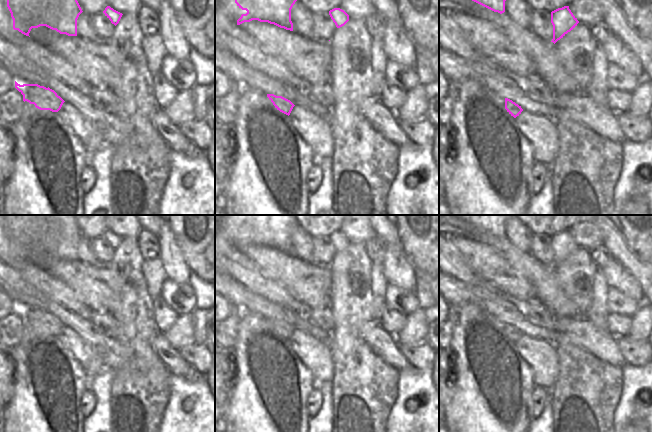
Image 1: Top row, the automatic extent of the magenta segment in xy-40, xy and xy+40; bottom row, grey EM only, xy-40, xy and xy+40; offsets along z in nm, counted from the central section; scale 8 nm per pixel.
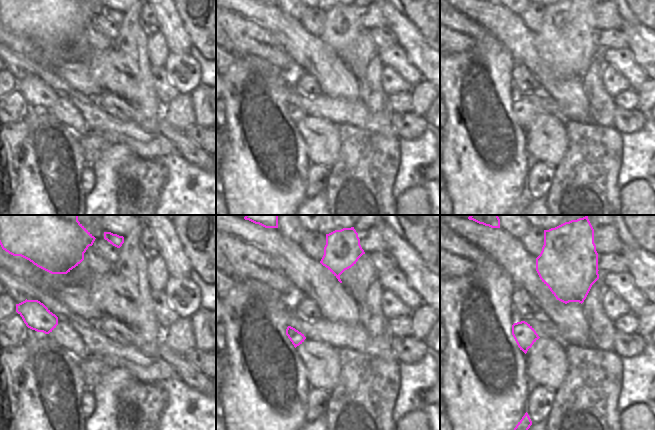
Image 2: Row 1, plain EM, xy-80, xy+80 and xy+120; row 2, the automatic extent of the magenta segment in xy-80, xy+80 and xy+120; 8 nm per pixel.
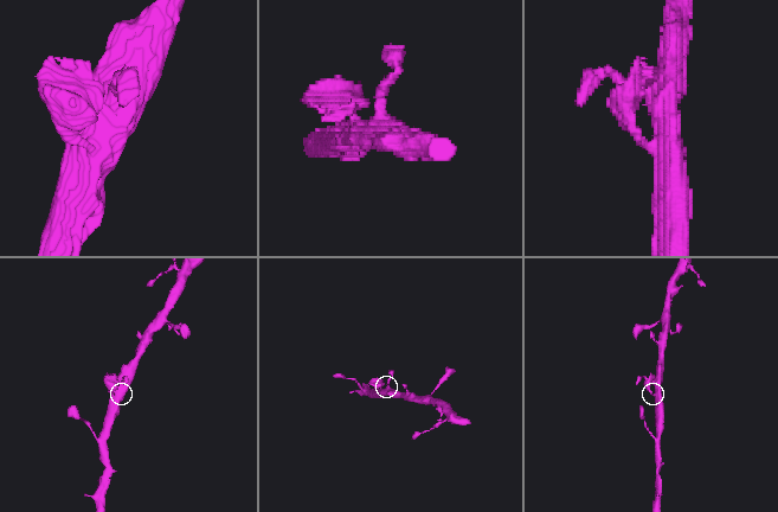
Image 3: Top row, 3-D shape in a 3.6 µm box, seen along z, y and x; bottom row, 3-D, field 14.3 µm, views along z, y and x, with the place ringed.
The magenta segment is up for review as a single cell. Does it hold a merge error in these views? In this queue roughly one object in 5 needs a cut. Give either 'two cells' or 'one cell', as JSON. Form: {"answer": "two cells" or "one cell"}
{"answer": "one cell"}

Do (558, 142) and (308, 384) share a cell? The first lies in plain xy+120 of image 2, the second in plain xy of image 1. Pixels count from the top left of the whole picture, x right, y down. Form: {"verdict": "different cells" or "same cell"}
{"verdict": "different cells"}

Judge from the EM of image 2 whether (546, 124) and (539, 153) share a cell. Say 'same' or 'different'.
same

